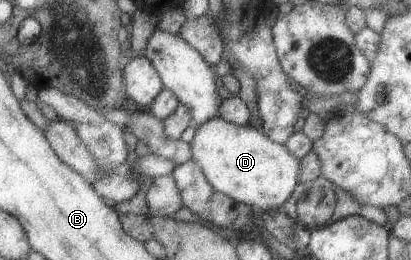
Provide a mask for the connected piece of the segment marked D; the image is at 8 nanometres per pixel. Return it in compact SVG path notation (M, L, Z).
M218 116L212 121L196 125L196 133L190 143L193 146L193 158L202 165L203 172L206 173L216 190L231 196L236 202L250 205L264 213L271 208L283 209L285 202L301 183L299 180L302 161L291 150L288 150L286 145L277 143L263 130L260 132L258 128L253 128L250 124L237 125Z

